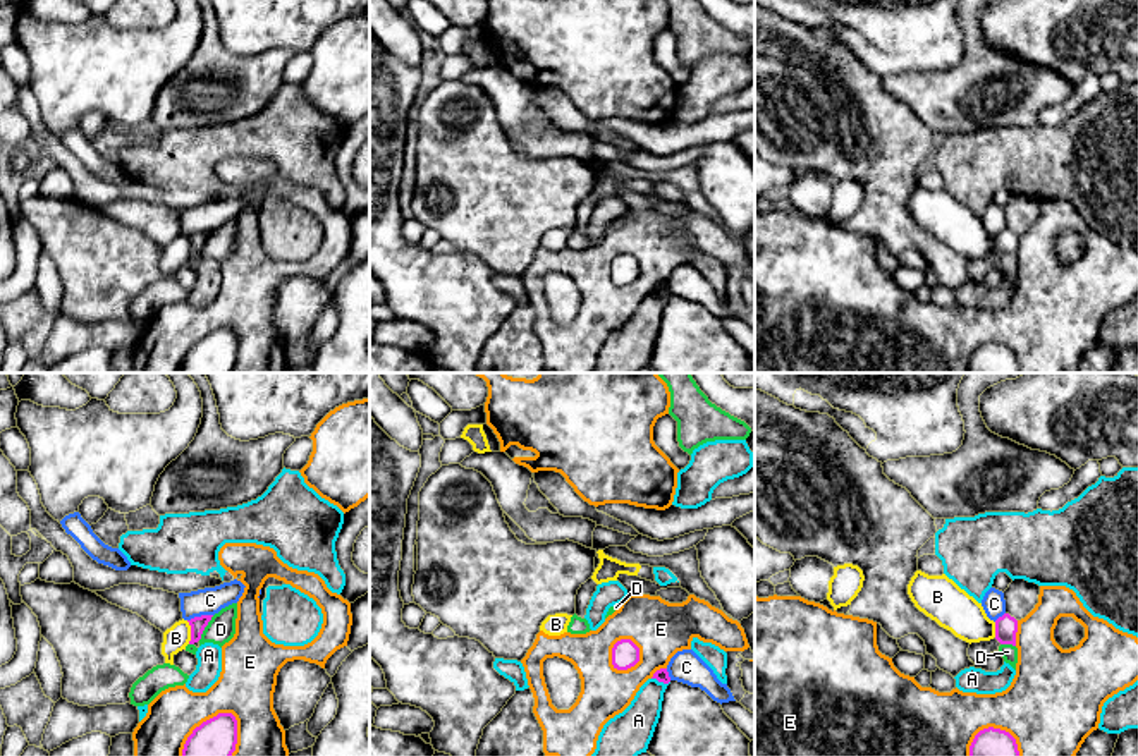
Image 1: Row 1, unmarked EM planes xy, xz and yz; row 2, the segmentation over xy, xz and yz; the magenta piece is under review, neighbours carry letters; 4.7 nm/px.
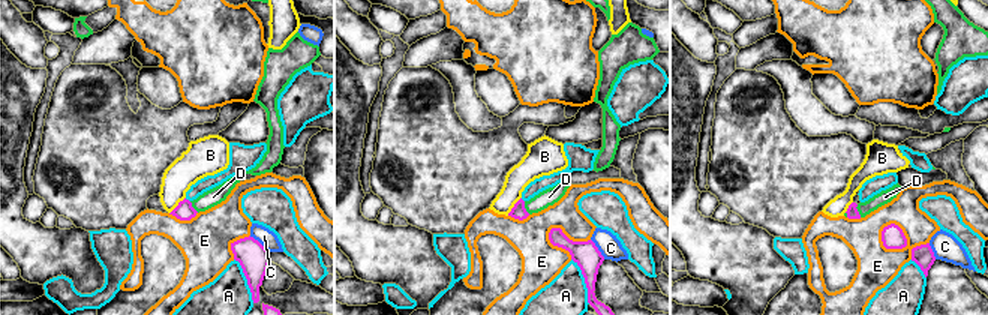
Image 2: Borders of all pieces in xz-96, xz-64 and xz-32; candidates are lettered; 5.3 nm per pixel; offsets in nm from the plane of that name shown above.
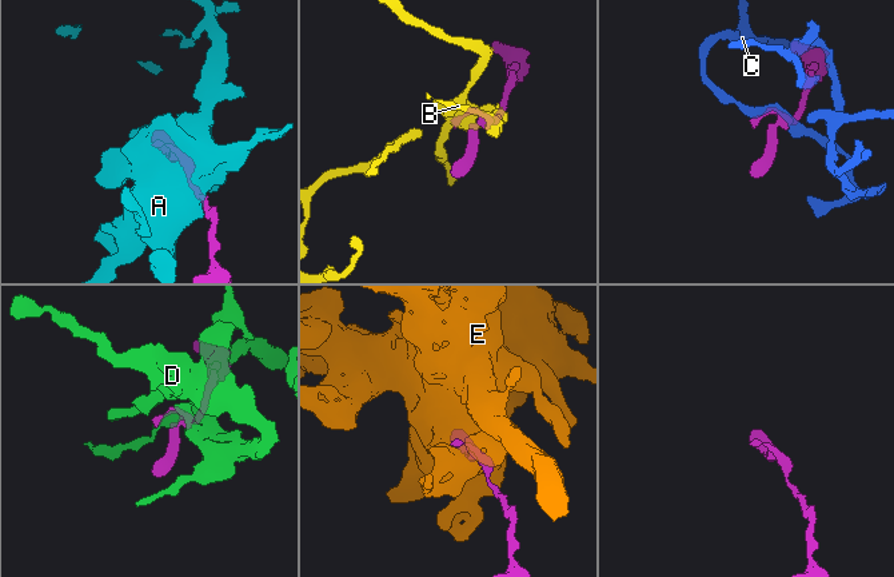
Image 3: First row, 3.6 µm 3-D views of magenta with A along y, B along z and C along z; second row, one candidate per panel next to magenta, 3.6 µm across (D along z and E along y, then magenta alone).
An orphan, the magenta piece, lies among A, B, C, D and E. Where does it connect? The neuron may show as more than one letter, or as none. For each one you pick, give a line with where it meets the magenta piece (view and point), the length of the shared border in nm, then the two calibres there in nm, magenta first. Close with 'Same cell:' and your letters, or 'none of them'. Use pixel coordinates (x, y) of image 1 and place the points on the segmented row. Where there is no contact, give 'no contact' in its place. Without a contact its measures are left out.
D: meets magenta in xy at (205, 626); contact 140 nm long; 70 nm thick on the magenta side, 140 nm on the other
Same cell: D

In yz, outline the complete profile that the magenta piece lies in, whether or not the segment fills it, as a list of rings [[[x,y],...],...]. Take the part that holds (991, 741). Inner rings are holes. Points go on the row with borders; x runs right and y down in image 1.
[[[988,727],[975,735],[970,756],[1019,756],[1019,751],[1009,732]]]

